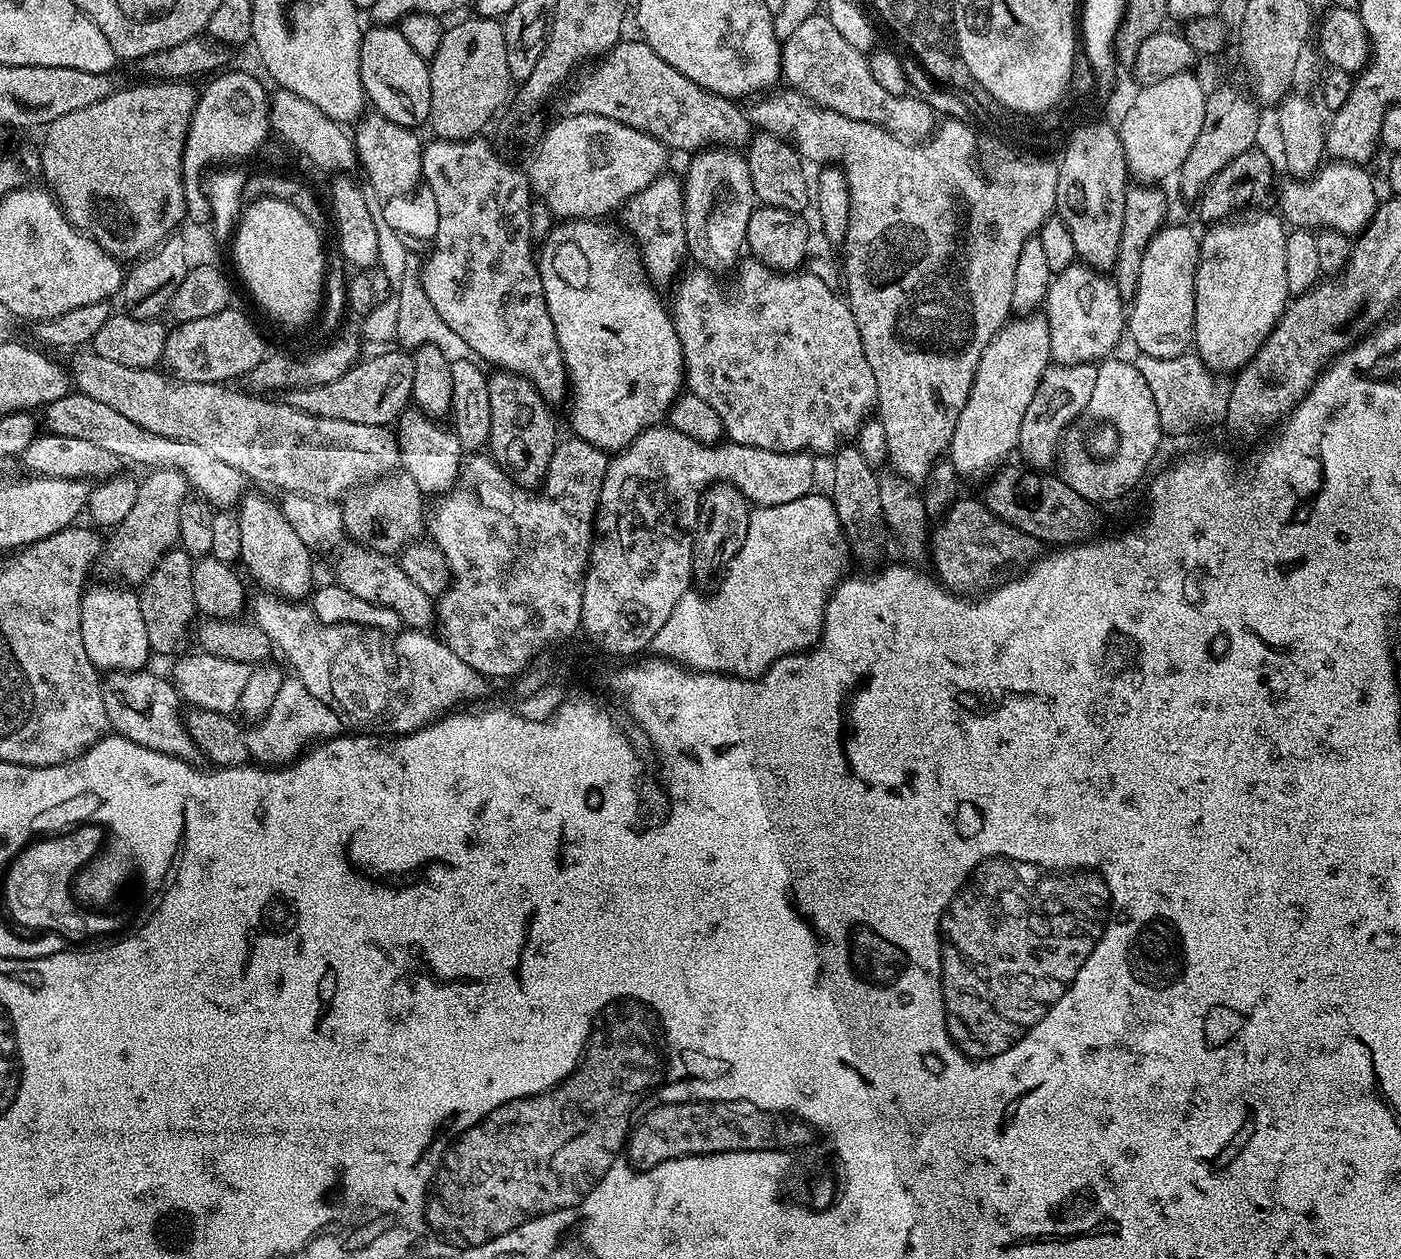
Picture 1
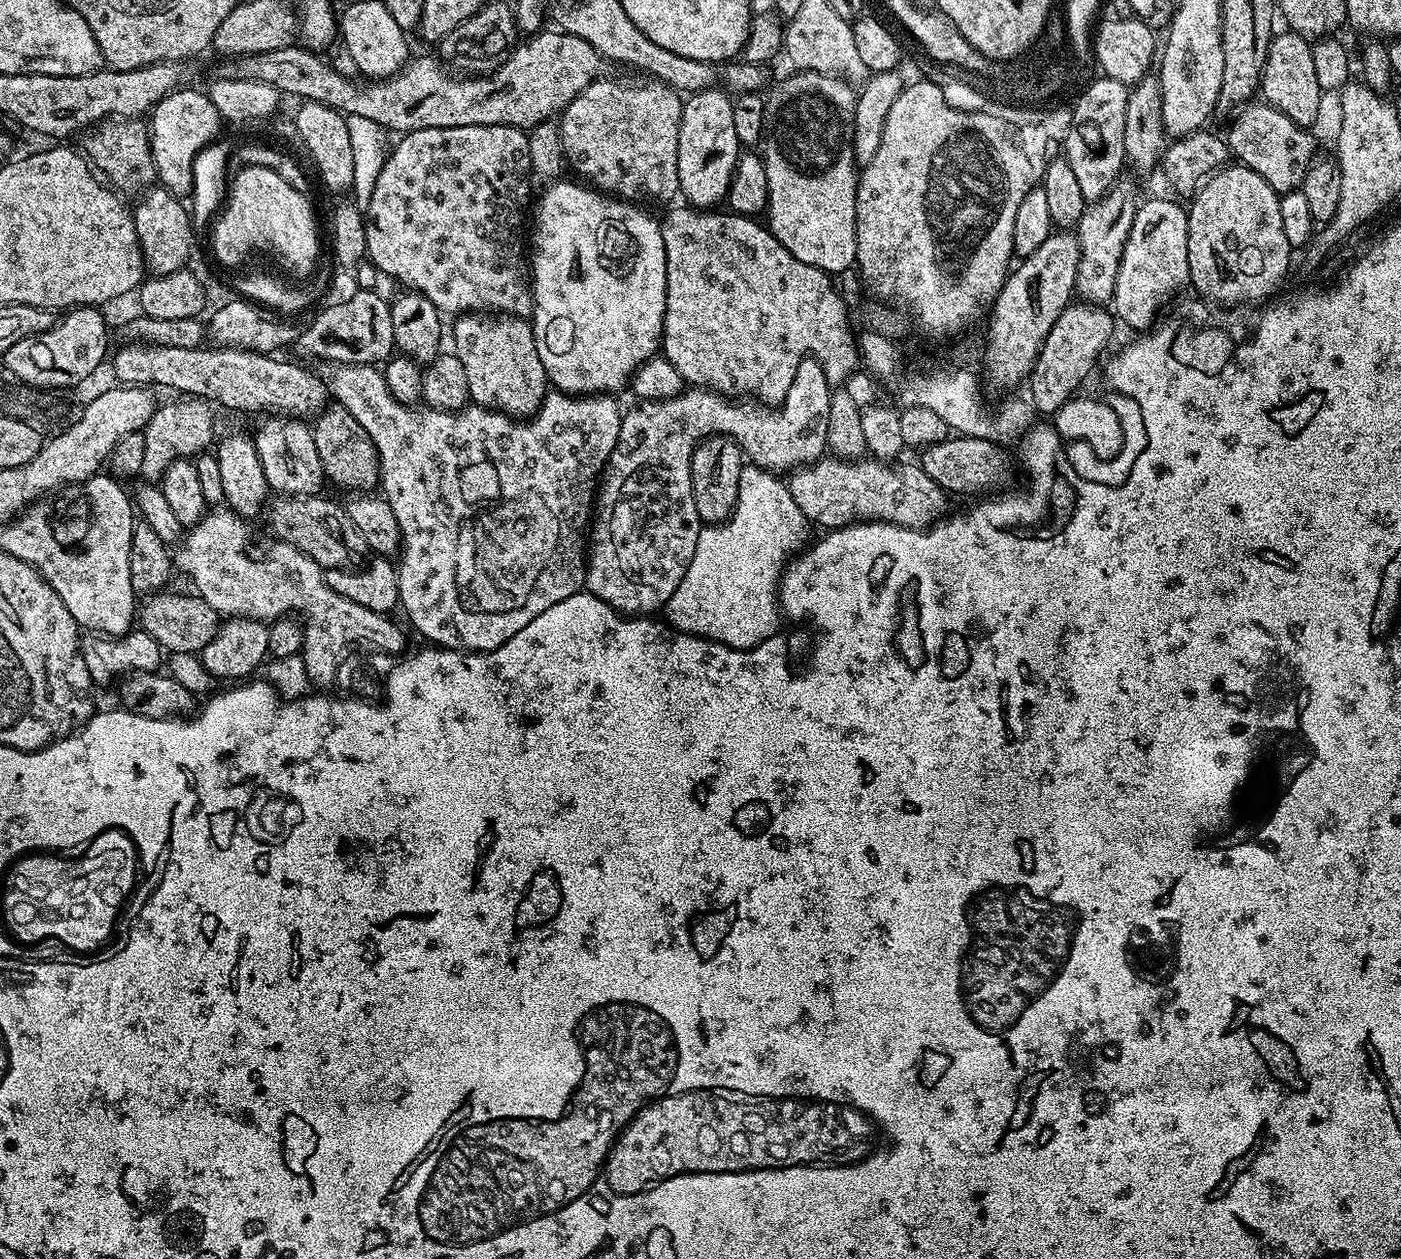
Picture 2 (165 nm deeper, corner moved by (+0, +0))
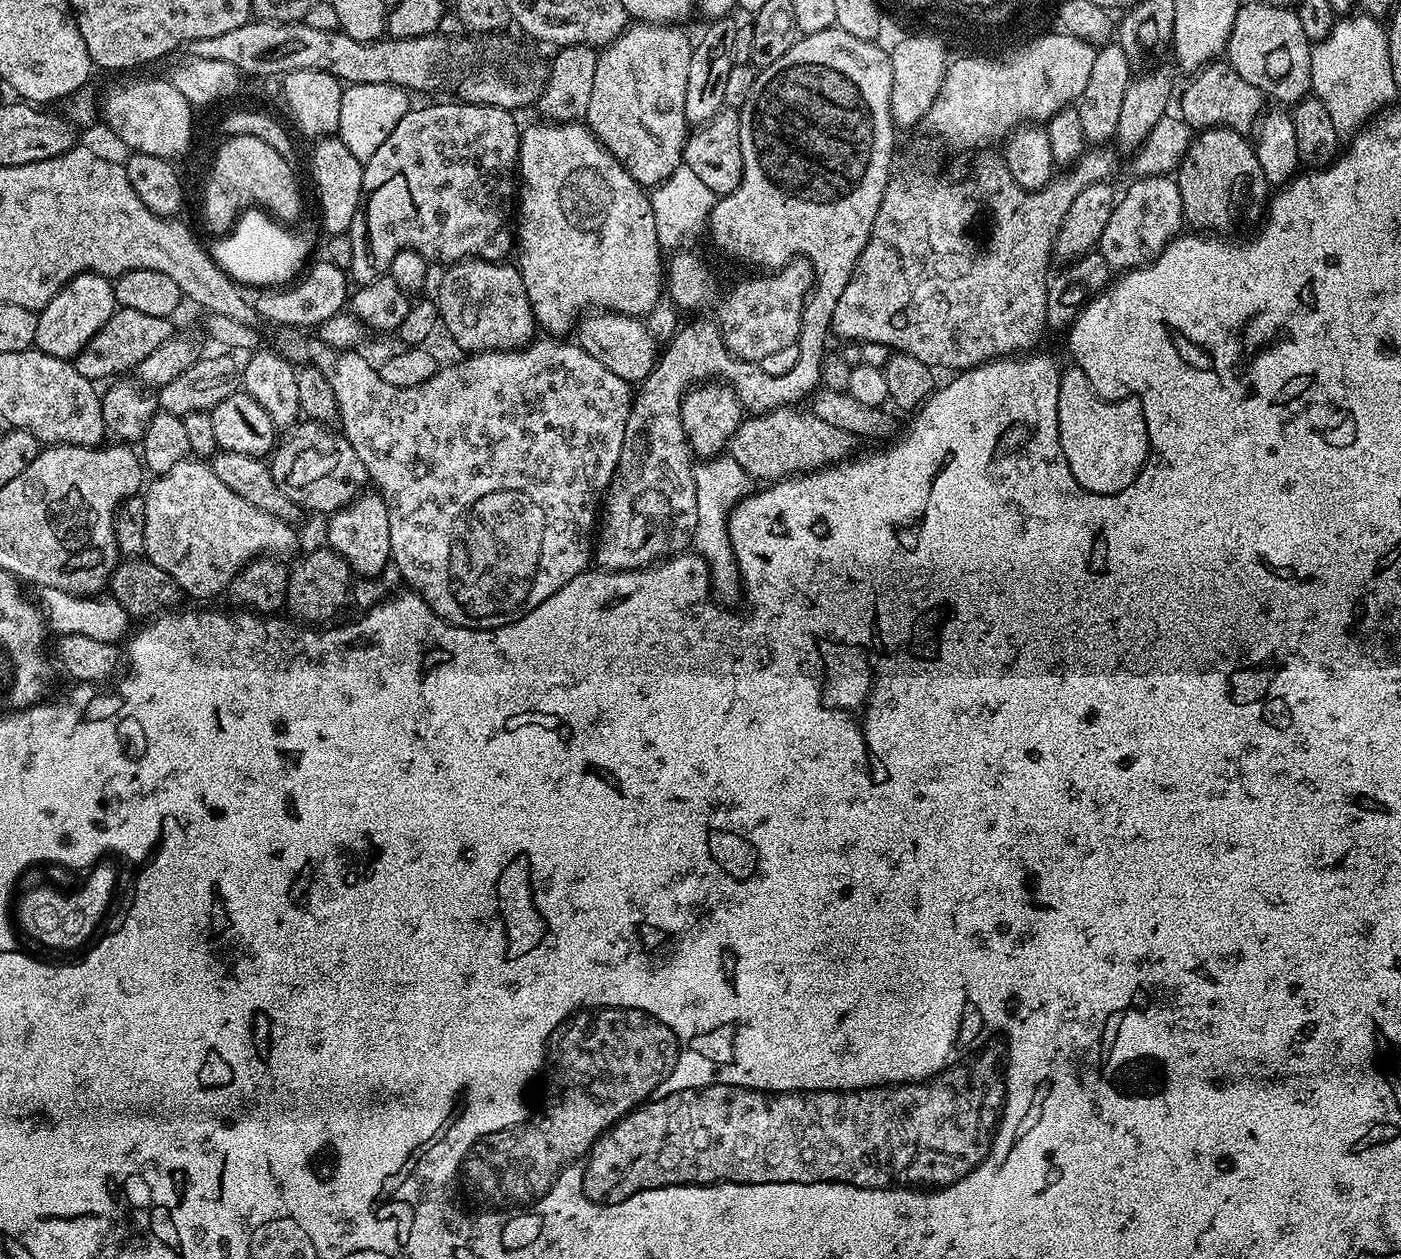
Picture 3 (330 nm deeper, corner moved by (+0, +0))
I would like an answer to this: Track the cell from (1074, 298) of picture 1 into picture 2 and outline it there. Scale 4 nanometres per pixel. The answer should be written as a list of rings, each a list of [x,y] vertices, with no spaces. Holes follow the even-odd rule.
[[[1127,178],[1114,182],[1114,186],[1100,200],[1089,203],[1084,209],[1074,234],[1080,244],[1078,274],[1075,295],[1084,302],[1108,302],[1114,294],[1114,282],[1118,282],[1118,266],[1122,262],[1122,250],[1126,250],[1126,238],[1130,238],[1130,226],[1134,226],[1134,214],[1142,203],[1142,195],[1136,184]]]

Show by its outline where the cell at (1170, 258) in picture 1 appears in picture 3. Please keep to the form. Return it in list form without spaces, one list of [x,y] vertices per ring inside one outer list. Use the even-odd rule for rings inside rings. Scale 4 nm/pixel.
[[[1171,175],[1141,176],[1133,181],[1117,199],[1098,245],[1102,258],[1120,274],[1155,260],[1170,241],[1181,235],[1183,228],[1180,227],[1186,224],[1182,194],[1178,194],[1178,186]]]

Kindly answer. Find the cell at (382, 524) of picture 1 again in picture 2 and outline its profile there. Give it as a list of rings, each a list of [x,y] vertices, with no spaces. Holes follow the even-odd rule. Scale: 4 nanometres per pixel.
[[[332,402],[325,407],[324,411],[315,417],[316,424],[311,425],[314,446],[318,446],[318,458],[324,467],[324,475],[329,481],[332,480],[340,488],[349,488],[352,494],[368,494],[379,485],[380,482],[380,459],[374,442],[368,439],[366,430],[358,424],[350,410],[346,406]]]

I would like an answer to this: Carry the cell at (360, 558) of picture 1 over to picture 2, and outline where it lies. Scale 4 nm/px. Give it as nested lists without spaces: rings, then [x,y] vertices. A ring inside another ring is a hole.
[[[324,494],[314,496],[277,495],[275,499],[266,508],[266,516],[268,512],[272,532],[276,535],[273,537],[285,544],[293,544],[295,548],[302,550],[310,558],[314,558],[314,562],[318,562],[321,568],[339,568],[342,562],[356,566],[369,555],[370,549],[366,546],[362,534],[358,534],[358,530],[354,530],[354,522],[350,522],[343,507],[339,503],[335,504],[334,501],[327,500]]]

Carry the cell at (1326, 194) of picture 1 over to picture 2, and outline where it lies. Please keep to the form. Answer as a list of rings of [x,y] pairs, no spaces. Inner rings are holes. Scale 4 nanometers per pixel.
[[[1256,103],[1243,105],[1231,117],[1232,125],[1229,126],[1228,132],[1226,131],[1229,153],[1239,163],[1254,170],[1254,174],[1266,178],[1266,182],[1270,182],[1275,192],[1295,192],[1303,185],[1306,170],[1318,156],[1316,140],[1311,136],[1313,133],[1307,128],[1298,127],[1273,104]]]

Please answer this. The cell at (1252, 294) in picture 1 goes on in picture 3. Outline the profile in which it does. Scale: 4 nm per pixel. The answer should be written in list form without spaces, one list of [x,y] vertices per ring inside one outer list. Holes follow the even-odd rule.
[[[1229,128],[1197,131],[1174,179],[1178,194],[1182,194],[1184,219],[1196,230],[1232,234],[1235,228],[1255,225],[1270,203],[1270,185],[1266,174],[1262,174],[1253,141],[1245,133]]]

